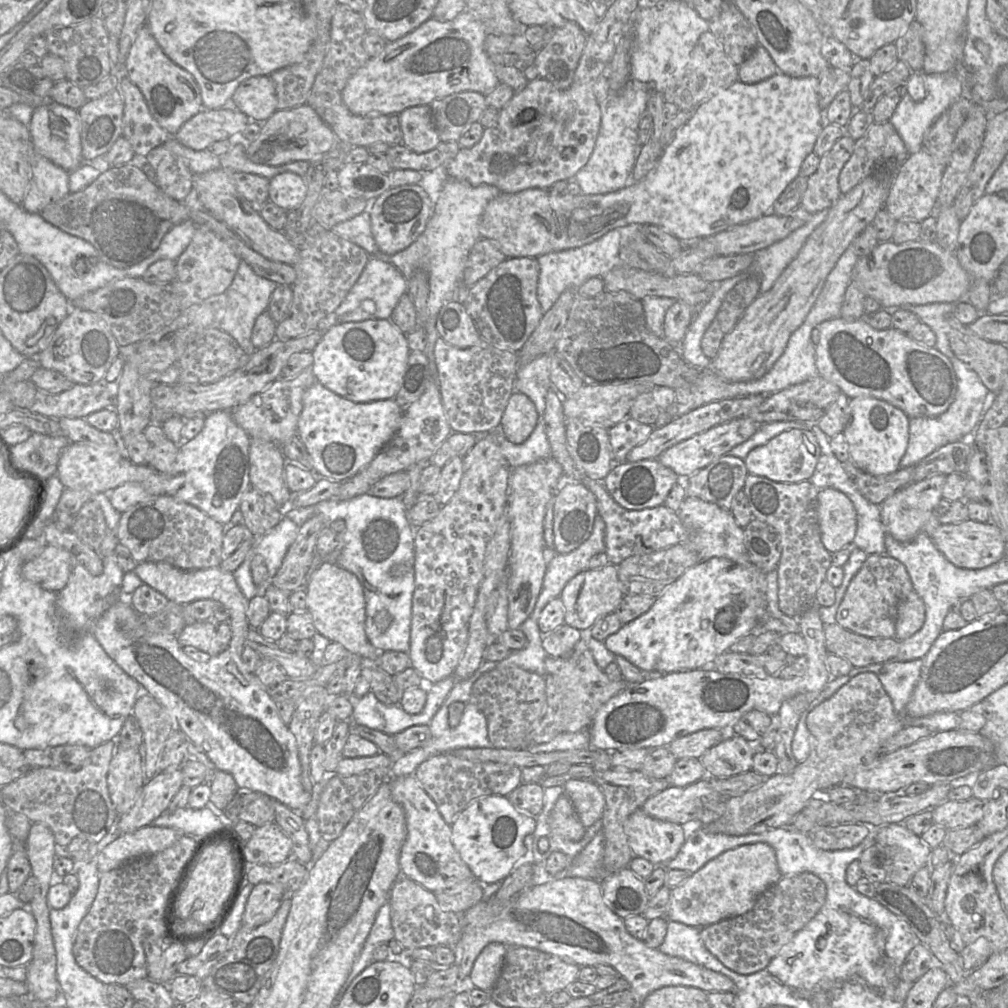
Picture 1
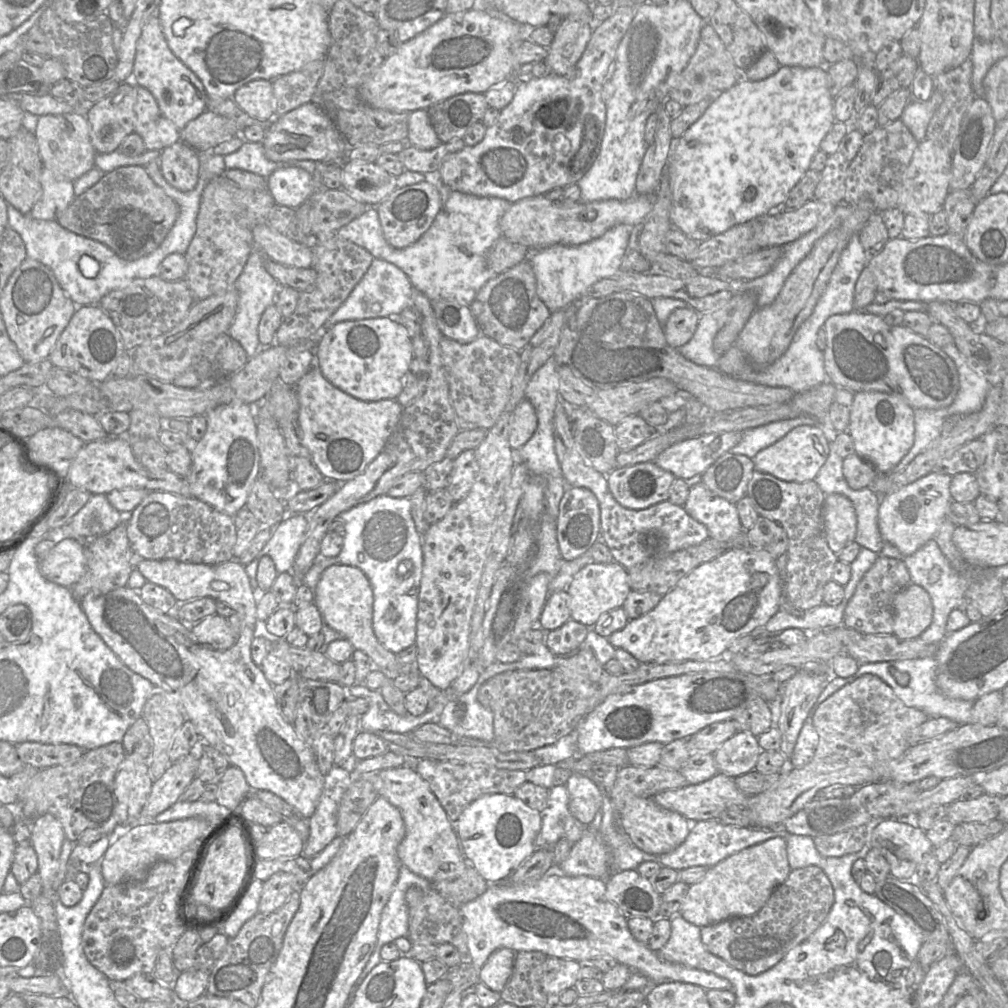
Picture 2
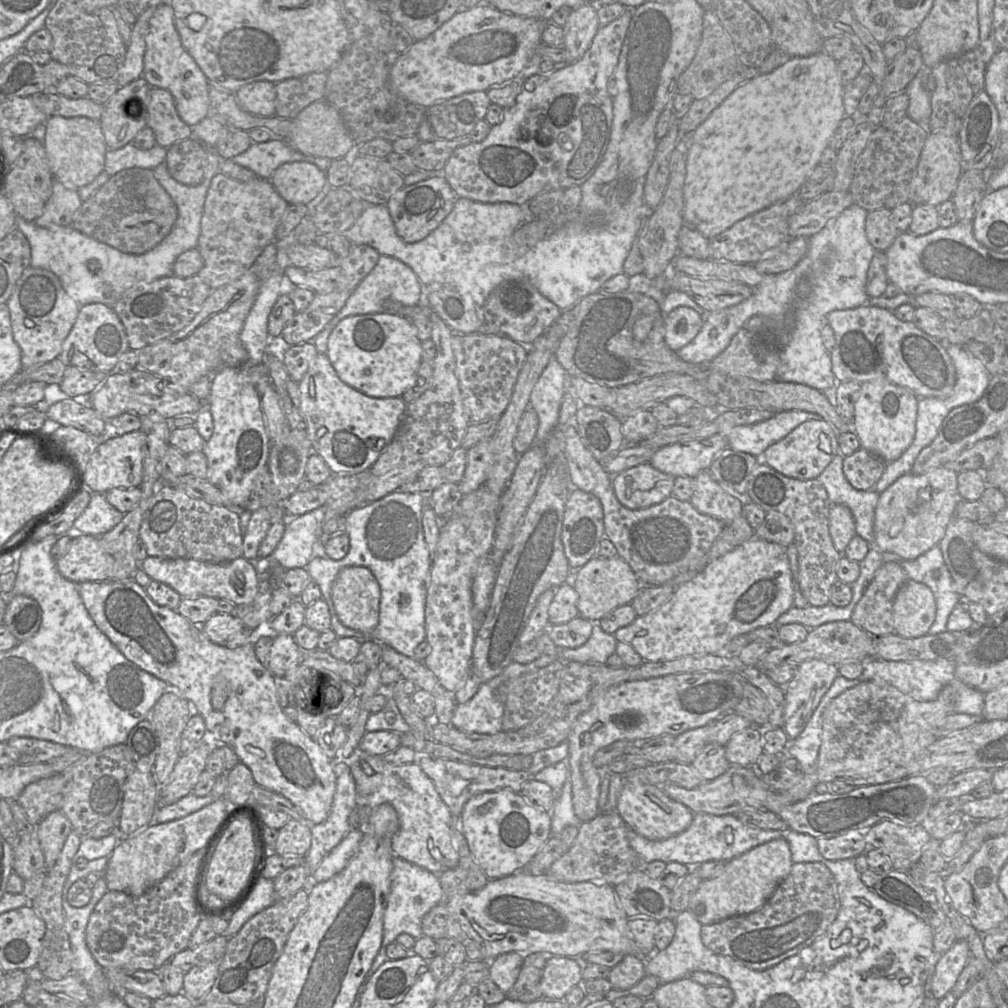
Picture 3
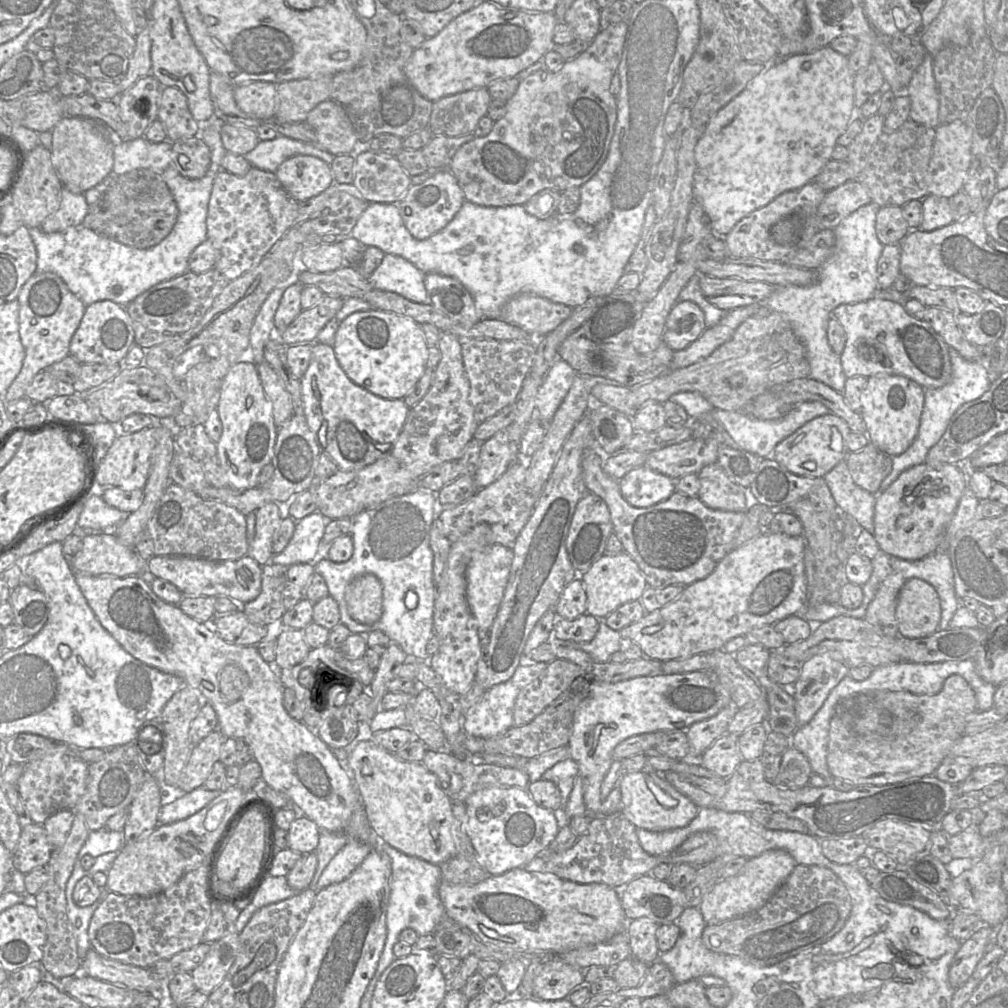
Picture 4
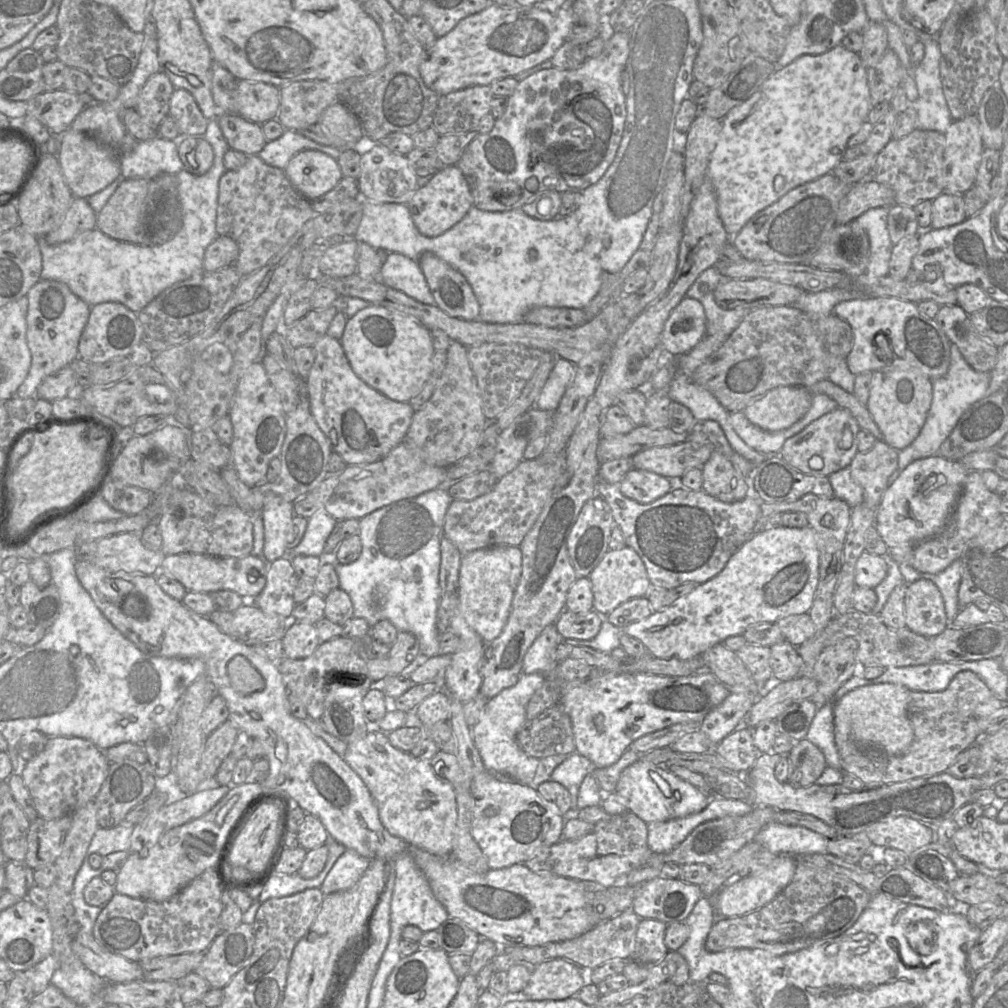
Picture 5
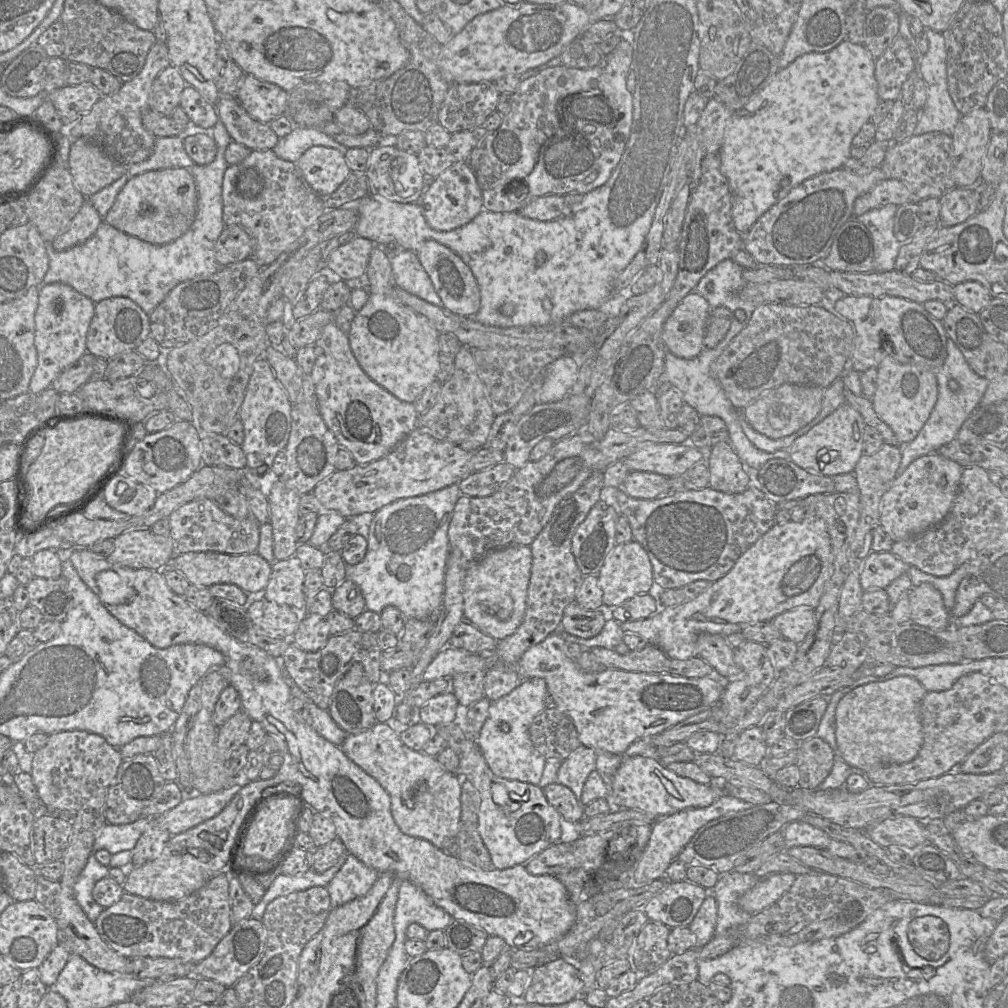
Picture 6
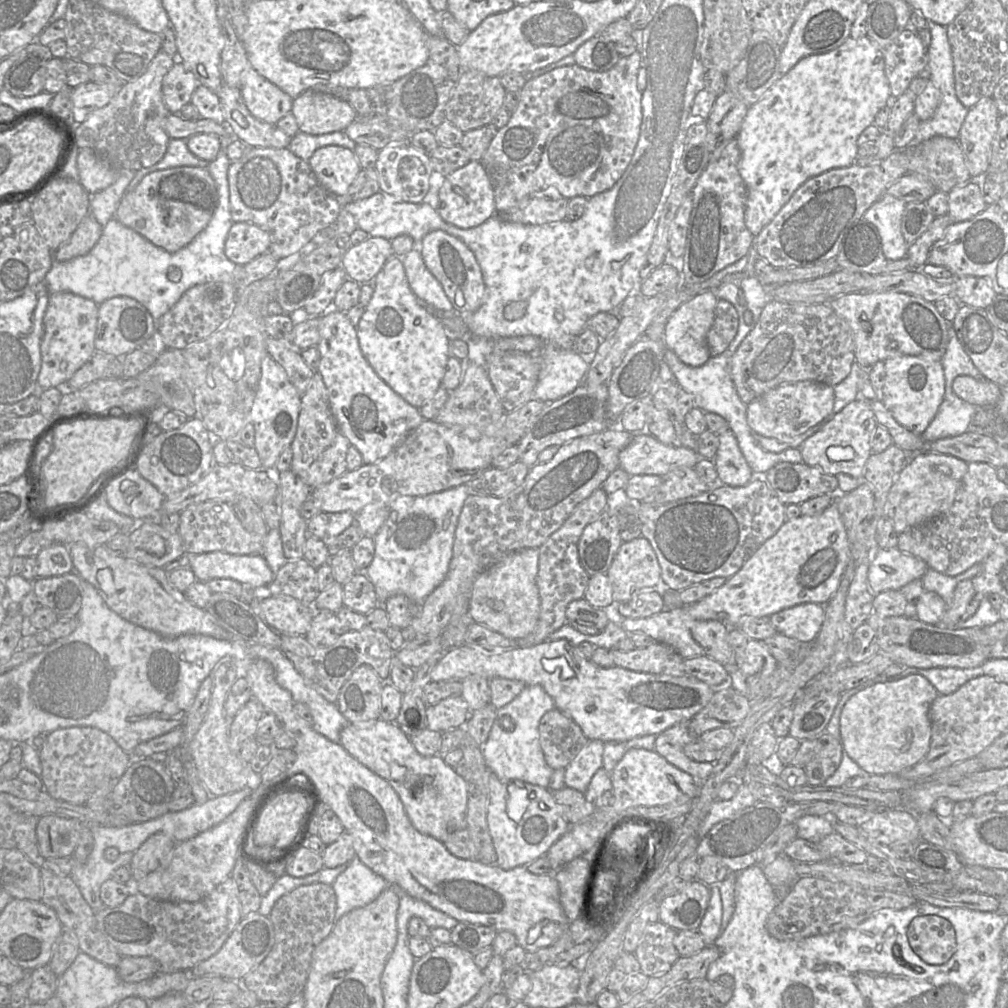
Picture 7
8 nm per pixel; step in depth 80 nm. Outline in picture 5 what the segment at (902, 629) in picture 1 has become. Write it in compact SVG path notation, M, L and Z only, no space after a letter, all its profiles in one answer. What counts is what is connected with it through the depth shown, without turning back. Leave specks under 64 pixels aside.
M919 579L907 584L905 618L908 629L926 637L937 636L948 628L942 594L932 581Z

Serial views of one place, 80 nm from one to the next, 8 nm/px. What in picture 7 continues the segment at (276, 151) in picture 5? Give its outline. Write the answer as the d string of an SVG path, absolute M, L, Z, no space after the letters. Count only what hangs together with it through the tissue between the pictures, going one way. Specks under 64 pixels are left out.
M298 131L287 148L296 156L308 161L315 150L327 145L336 145L353 150L357 145L344 131L336 131L320 135L312 135Z

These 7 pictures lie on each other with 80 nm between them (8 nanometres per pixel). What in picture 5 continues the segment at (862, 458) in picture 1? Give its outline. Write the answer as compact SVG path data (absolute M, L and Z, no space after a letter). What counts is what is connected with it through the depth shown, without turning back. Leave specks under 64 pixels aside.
M885 369L873 372L866 407L882 433L882 440L900 451L909 446L920 433L931 406L932 396L932 379L921 371Z

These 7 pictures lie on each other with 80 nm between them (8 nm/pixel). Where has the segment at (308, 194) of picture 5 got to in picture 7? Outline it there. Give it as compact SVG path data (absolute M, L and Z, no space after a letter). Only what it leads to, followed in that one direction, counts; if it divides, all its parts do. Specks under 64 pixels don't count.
M336 145L318 148L308 163L319 183L335 196L346 194L361 171L354 151Z

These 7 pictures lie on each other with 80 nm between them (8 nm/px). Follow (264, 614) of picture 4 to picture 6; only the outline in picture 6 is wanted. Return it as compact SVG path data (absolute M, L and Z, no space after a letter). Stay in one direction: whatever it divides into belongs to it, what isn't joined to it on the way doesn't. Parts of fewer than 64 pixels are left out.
M296 556L275 561L271 564L269 582L263 598L280 605L286 605L304 615L306 596L303 591L306 570Z

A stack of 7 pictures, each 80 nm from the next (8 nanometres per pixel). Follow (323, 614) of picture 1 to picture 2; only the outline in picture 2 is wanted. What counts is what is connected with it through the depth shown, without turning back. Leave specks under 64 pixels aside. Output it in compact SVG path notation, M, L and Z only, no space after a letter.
M332 565L326 568L314 591L314 603L324 624L341 633L354 650L363 651L388 679L395 679L400 673L411 673L411 666L400 666L396 654L386 649L376 638L373 630L374 596L371 584L365 573L349 565Z

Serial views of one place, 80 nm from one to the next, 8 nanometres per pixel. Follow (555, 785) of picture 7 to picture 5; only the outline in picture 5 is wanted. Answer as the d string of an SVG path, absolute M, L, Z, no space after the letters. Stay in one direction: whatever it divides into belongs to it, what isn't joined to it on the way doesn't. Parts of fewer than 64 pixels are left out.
M522 673L515 685L487 700L479 722L471 727L474 744L487 770L504 774L534 789L550 780L553 770L570 756L561 754L537 759L526 755L517 744L516 734L527 721L526 705L544 681L545 676L541 673Z

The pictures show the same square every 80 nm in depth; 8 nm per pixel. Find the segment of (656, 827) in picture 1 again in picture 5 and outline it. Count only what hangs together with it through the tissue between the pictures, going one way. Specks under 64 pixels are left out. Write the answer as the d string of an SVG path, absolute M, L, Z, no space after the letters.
M637 760L621 772L614 792L619 795L629 812L647 824L698 813L708 805L713 797L676 777L666 766L654 765L644 760Z

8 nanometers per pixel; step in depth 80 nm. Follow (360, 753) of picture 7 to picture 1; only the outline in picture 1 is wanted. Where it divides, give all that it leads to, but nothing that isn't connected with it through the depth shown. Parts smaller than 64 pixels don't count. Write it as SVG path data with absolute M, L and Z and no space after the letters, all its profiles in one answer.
M413 775L388 779L393 800L405 813L407 837L400 855L401 876L405 876L431 892L450 889L463 881L477 880L452 844L451 826L439 813L436 804Z

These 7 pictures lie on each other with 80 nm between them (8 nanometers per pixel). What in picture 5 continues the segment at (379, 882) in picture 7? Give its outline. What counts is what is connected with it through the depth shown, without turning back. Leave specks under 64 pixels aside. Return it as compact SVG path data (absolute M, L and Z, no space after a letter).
M346 849L336 860L319 889L326 896L352 888L368 868L369 863L370 860L353 850Z

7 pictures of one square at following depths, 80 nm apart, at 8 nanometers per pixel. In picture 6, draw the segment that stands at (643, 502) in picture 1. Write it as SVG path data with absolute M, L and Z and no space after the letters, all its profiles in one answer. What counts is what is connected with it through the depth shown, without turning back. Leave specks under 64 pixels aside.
M631 471L622 489L631 497L653 500L667 492L669 478L651 472Z

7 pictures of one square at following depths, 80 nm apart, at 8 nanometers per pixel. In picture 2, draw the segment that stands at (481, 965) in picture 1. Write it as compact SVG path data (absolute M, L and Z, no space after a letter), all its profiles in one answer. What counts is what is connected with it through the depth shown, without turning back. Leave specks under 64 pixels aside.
M508 948L495 950L479 970L479 981L500 993L512 975L516 952Z

